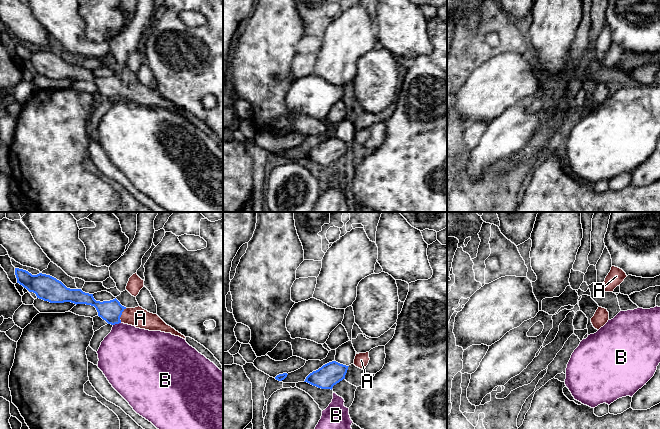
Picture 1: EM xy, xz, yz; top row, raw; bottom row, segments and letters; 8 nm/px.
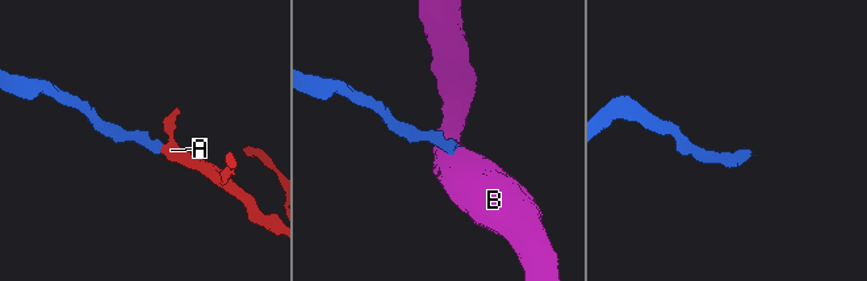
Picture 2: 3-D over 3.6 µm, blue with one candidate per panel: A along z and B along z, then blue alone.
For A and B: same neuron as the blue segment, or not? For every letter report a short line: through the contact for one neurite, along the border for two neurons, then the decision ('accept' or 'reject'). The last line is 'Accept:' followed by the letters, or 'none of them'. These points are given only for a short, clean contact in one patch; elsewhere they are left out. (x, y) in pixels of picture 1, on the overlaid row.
A: line xy (110, 311), (121, 314), (140, 318); accept
B: line xy (120, 322), (113, 325); reject
Accept: A

